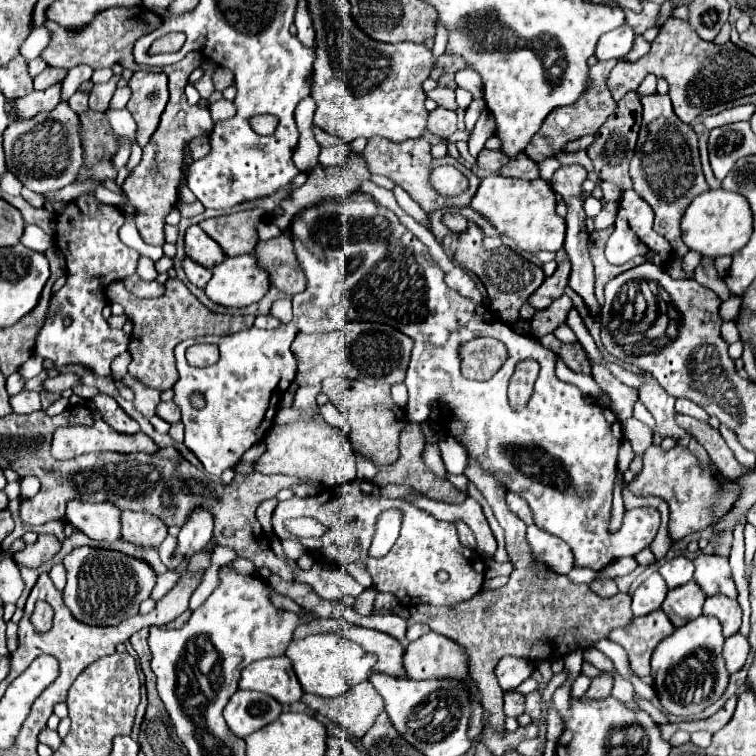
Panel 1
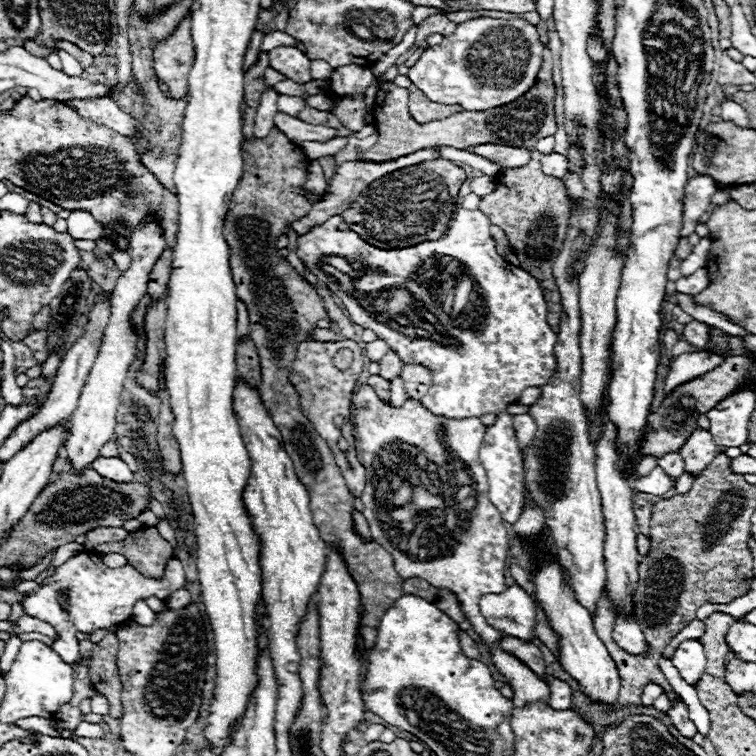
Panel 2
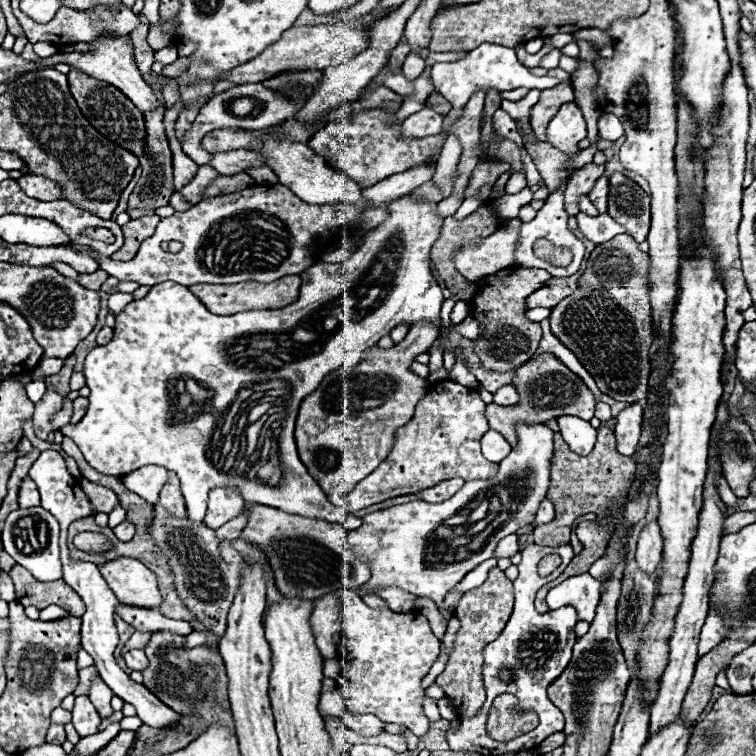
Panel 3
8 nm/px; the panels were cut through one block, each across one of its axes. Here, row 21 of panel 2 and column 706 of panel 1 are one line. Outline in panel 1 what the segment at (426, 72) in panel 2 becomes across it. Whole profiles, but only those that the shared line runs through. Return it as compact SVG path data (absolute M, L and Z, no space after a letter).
M650 446L642 454L642 460L644 468L628 484L628 490L634 496L662 496L668 502L670 506L668 530L672 540L682 540L692 532L704 530L714 520L714 516L722 518L736 498L736 484L730 482L728 486L720 488L714 474L708 468L700 466L688 448L674 446L672 450L666 452L660 446Z

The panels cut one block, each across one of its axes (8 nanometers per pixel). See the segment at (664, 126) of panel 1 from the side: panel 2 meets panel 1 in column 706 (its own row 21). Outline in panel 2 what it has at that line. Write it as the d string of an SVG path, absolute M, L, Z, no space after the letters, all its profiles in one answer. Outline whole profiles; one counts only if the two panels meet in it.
M190 16L180 24L178 32L168 42L156 46L154 62L156 62L154 70L156 70L158 78L162 78L170 86L172 96L176 96L176 98L186 96L186 90L188 90L188 72L190 72L192 62L194 62L194 46L192 46L192 36L190 36Z

